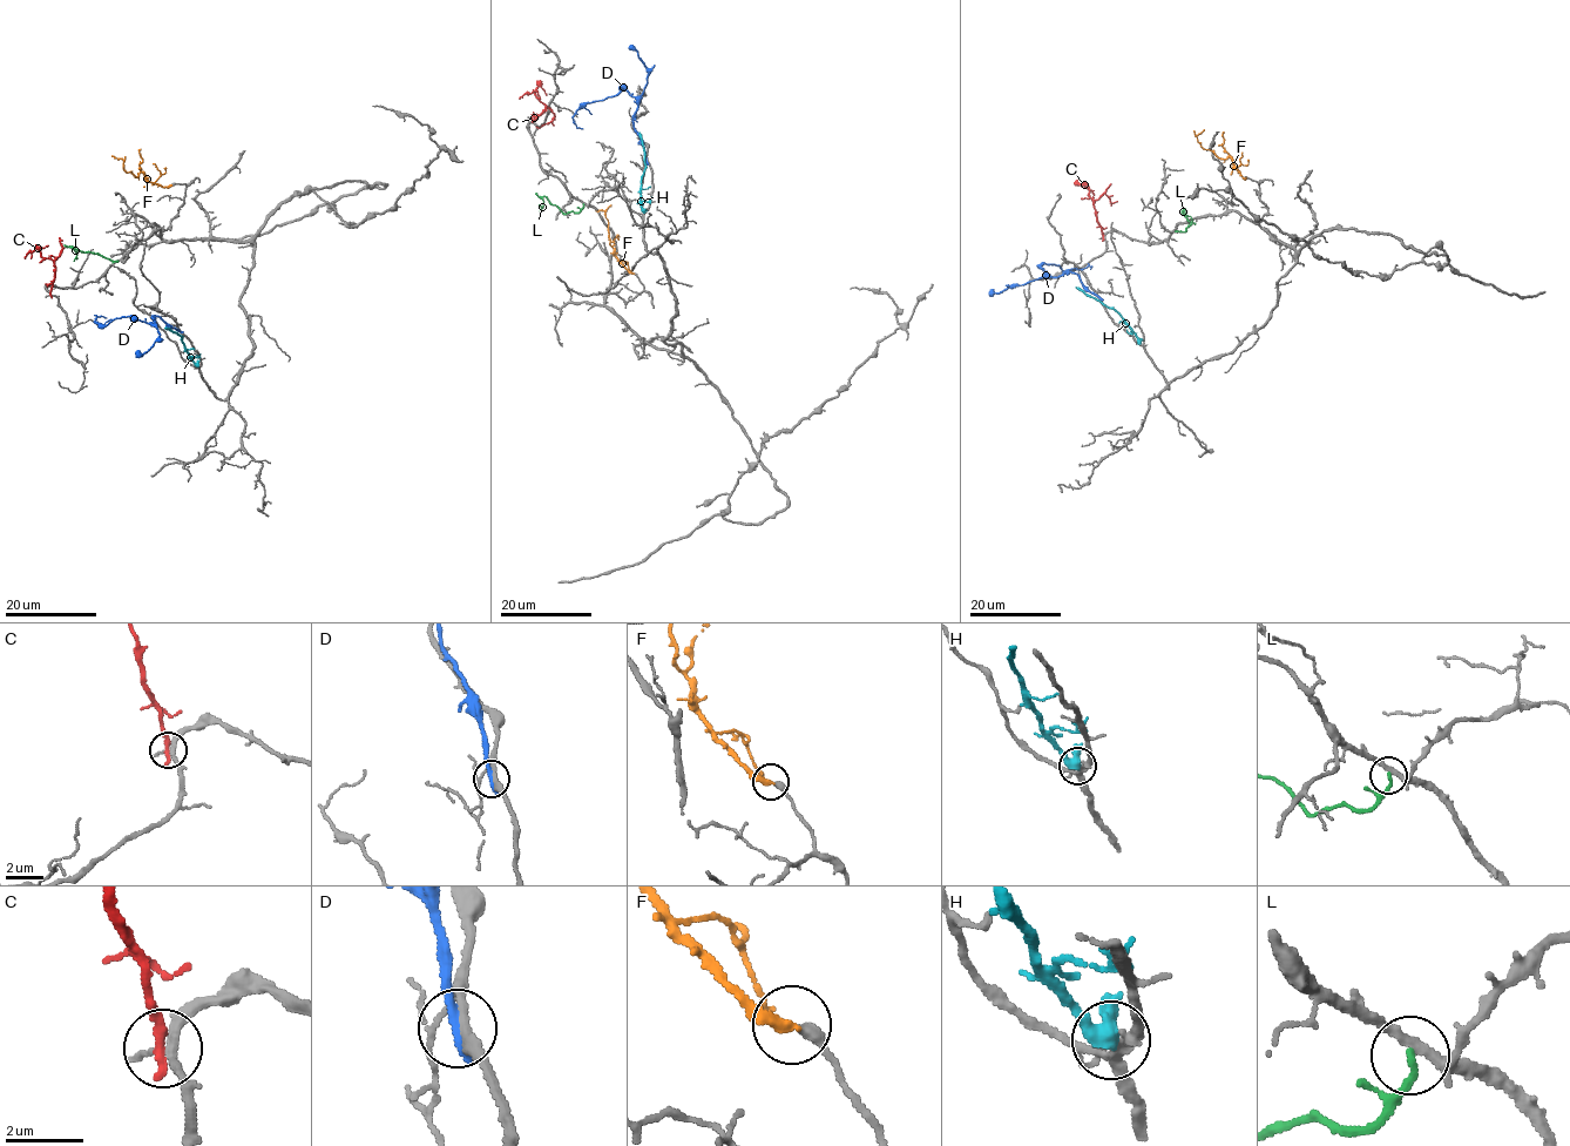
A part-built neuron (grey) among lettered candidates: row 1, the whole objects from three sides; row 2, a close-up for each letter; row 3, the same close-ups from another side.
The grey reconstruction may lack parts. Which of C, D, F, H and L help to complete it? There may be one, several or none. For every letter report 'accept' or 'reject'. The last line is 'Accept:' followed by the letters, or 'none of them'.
C: reject
D: reject
F: accept
H: reject
L: reject
Accept: F

